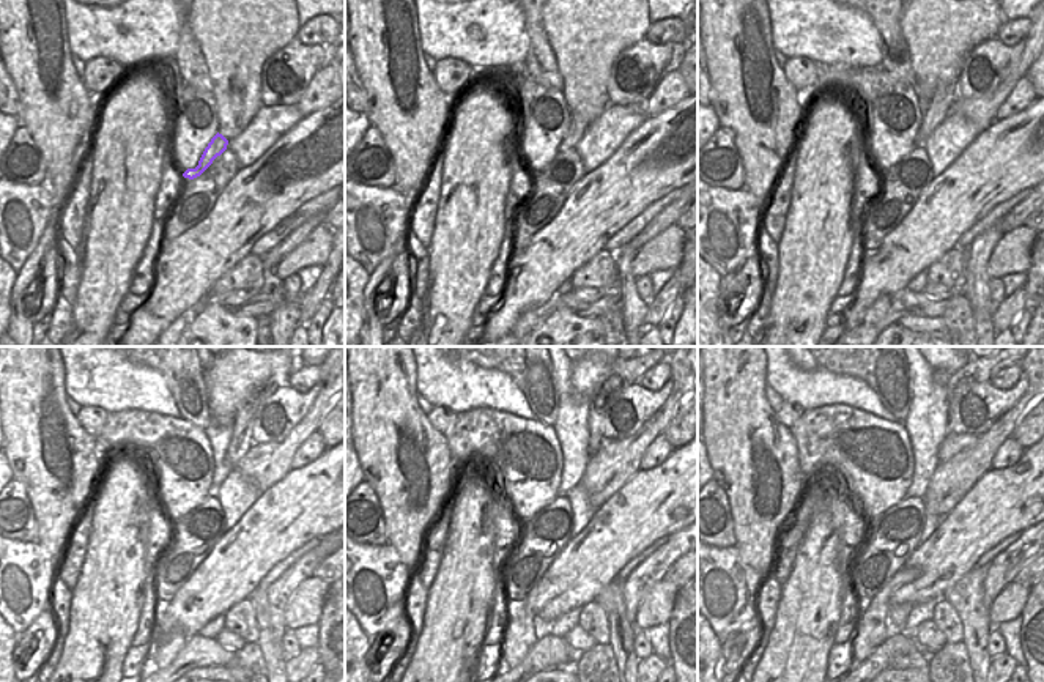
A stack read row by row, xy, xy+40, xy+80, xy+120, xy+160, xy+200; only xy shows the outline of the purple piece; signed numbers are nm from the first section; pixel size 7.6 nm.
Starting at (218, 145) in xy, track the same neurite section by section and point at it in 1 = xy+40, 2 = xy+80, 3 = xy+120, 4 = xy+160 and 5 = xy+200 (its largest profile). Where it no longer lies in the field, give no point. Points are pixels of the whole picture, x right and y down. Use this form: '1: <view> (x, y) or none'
1: xy+40 (578, 120)
2: xy+80 (947, 92)
3: xy+120 (241, 440)
4: xy+160 (596, 422)
5: xy+200 (955, 378)

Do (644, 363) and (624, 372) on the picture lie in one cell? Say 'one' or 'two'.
one

